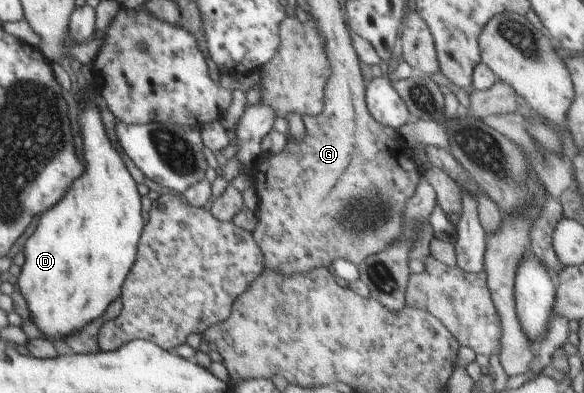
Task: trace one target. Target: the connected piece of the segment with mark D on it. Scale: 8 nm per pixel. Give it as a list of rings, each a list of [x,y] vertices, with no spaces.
[[[94,96],[82,112],[82,126],[86,162],[82,178],[72,186],[68,198],[64,198],[60,206],[56,204],[42,214],[33,235],[25,243],[25,263],[16,285],[34,316],[33,323],[48,341],[54,342],[62,342],[84,330],[92,320],[102,318],[110,304],[123,295],[123,287],[135,267],[138,244],[146,224],[138,184],[108,138]]]

